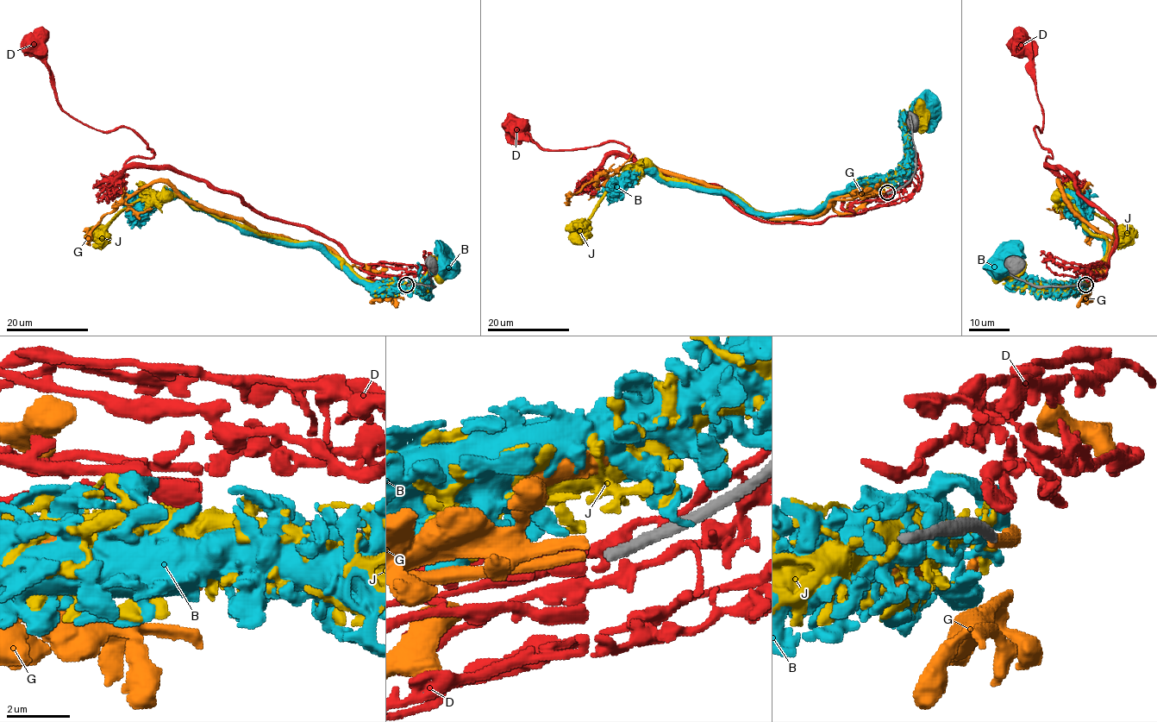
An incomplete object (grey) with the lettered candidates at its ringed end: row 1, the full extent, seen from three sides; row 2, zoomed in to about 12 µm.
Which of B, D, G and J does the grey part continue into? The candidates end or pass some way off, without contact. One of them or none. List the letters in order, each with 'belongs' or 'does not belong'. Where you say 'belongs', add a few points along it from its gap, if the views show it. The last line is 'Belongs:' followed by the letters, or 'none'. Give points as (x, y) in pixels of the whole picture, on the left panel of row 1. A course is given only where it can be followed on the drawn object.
B: does not belong
D: does not belong
G: belongs; it runs (403, 285), (362, 284), (329, 249), (257, 232), (190, 204), (163, 182), (143, 185), (88, 235), (85, 227)
J: does not belong
Belongs: G

